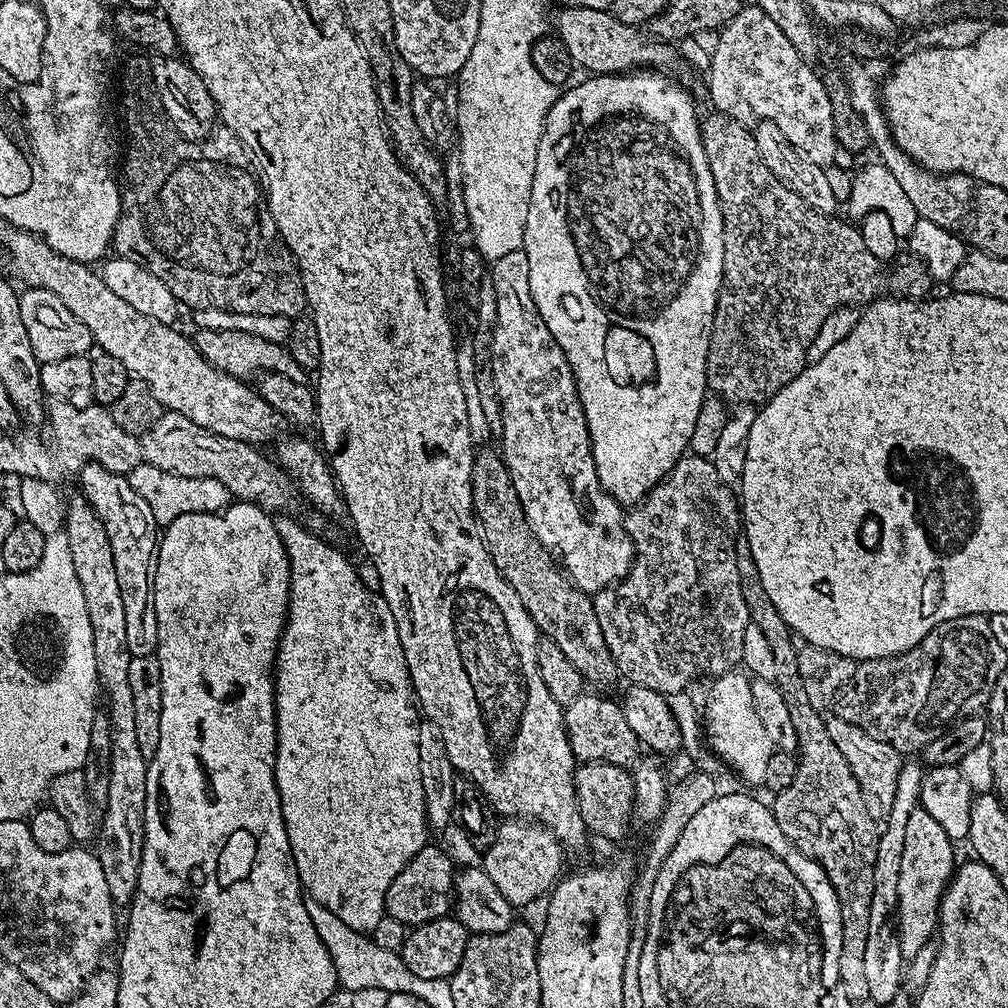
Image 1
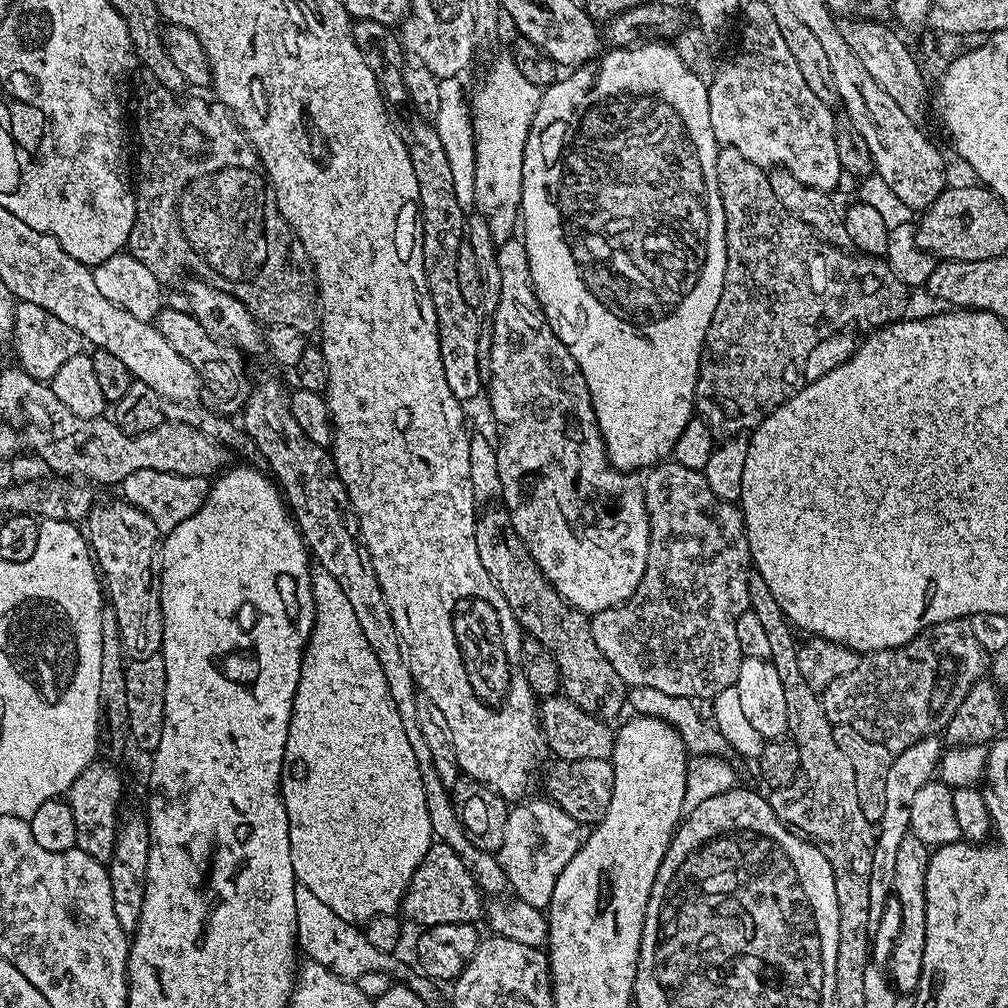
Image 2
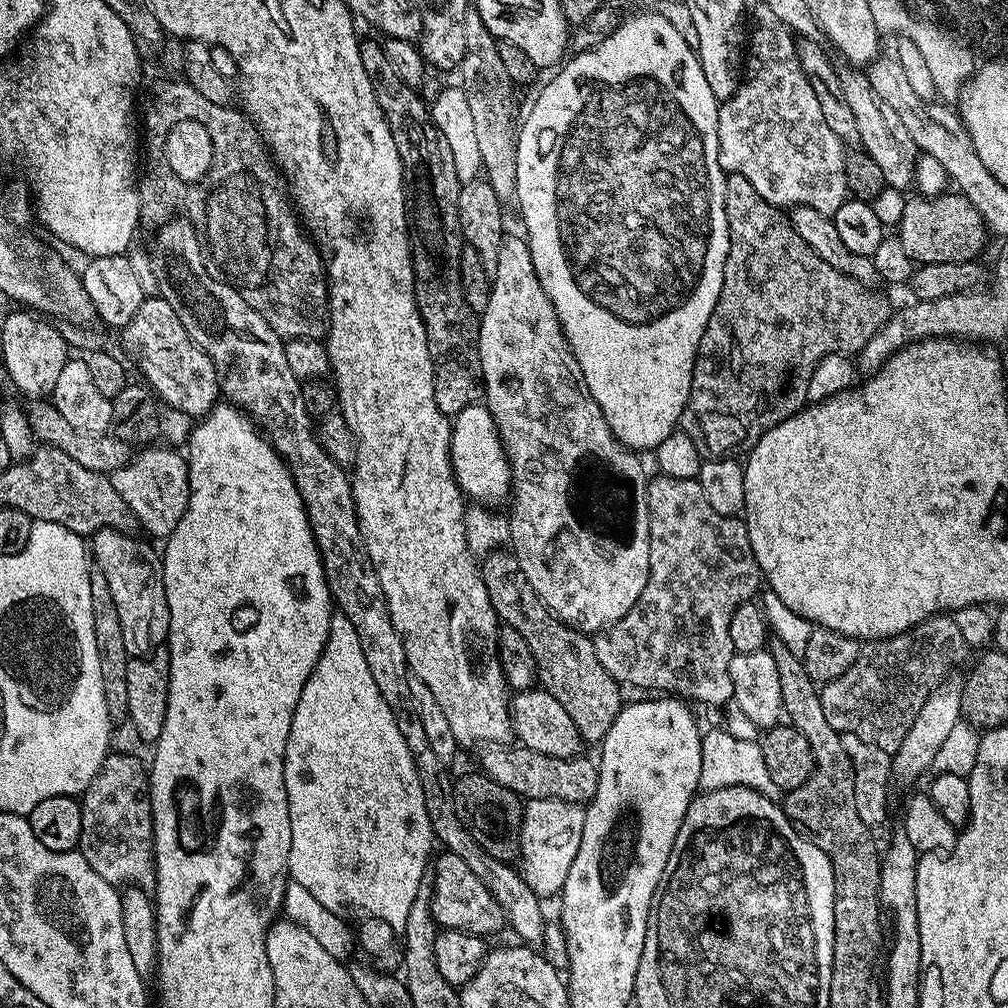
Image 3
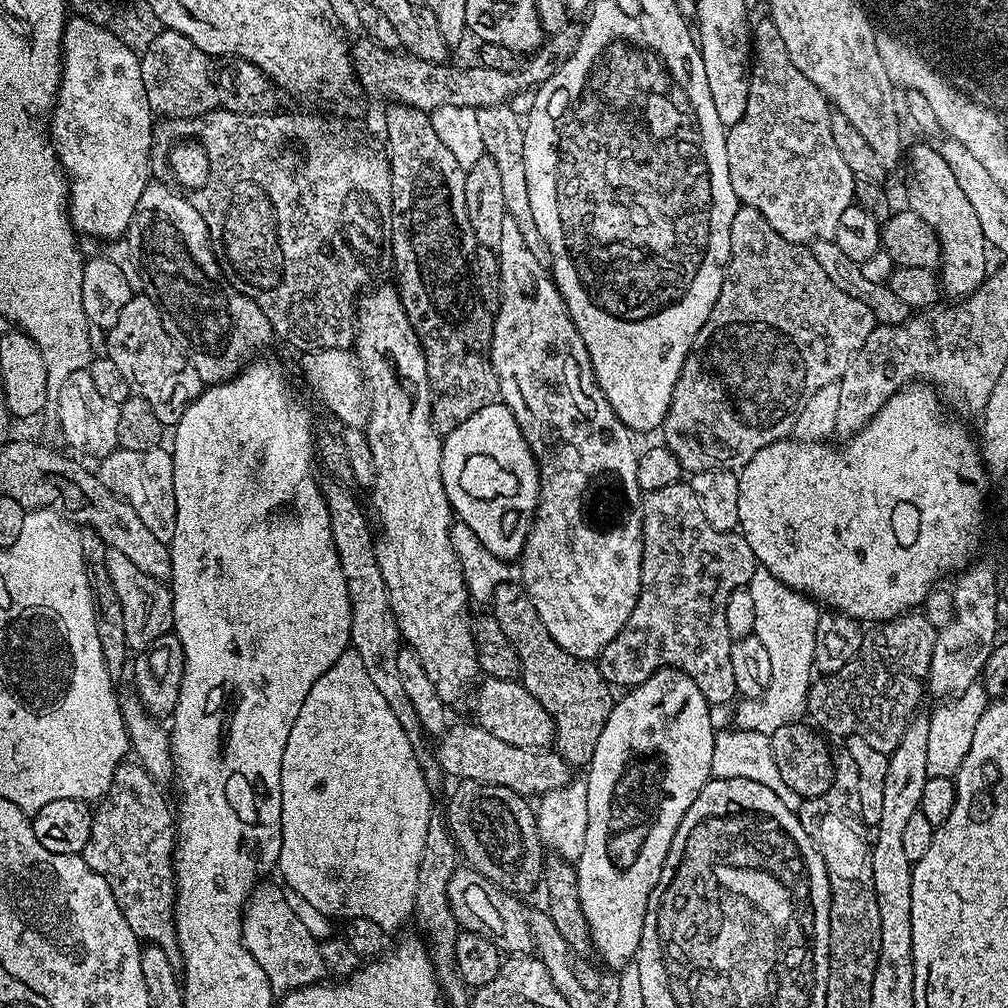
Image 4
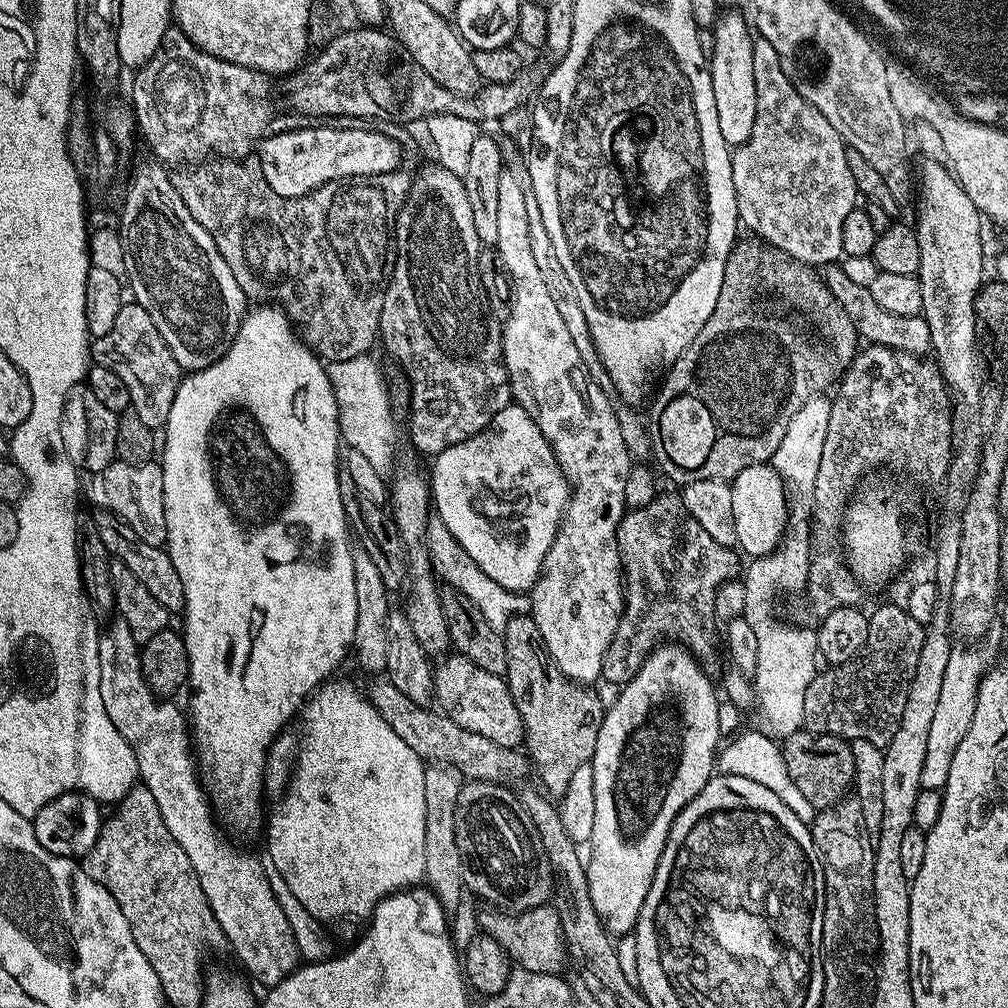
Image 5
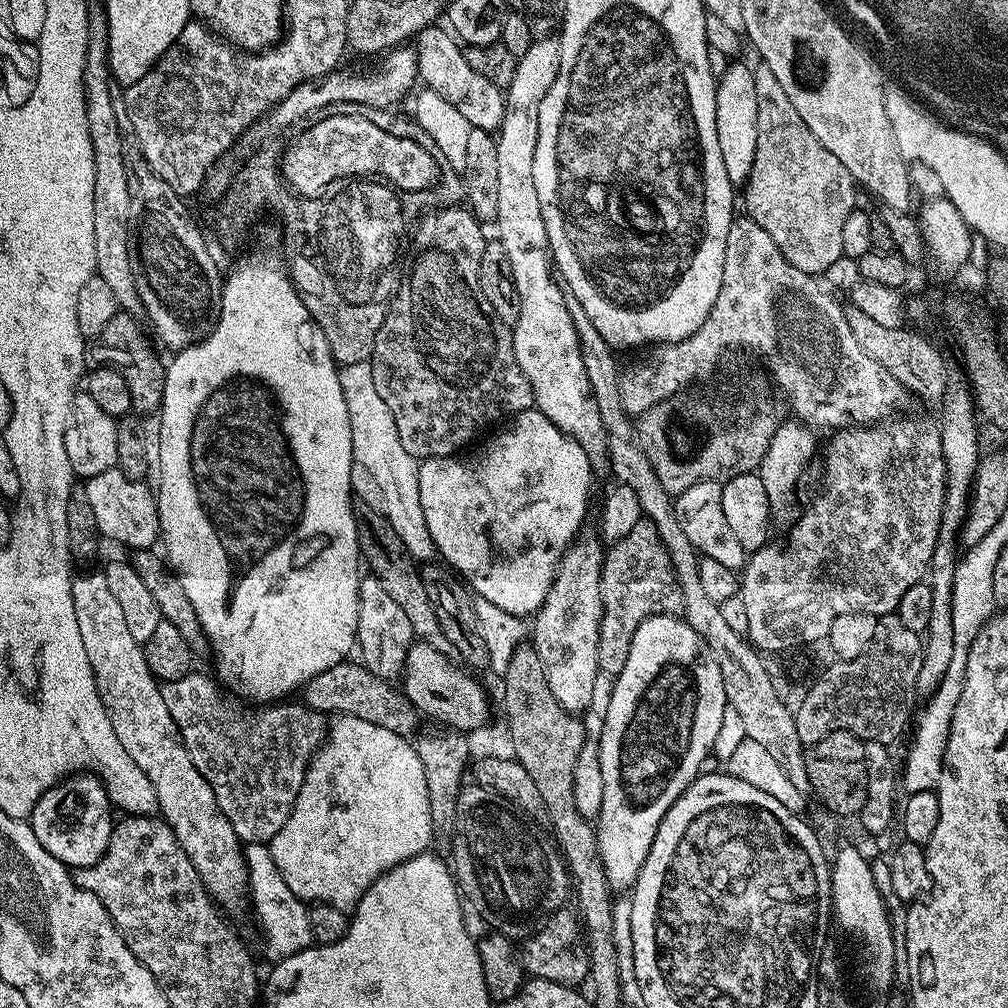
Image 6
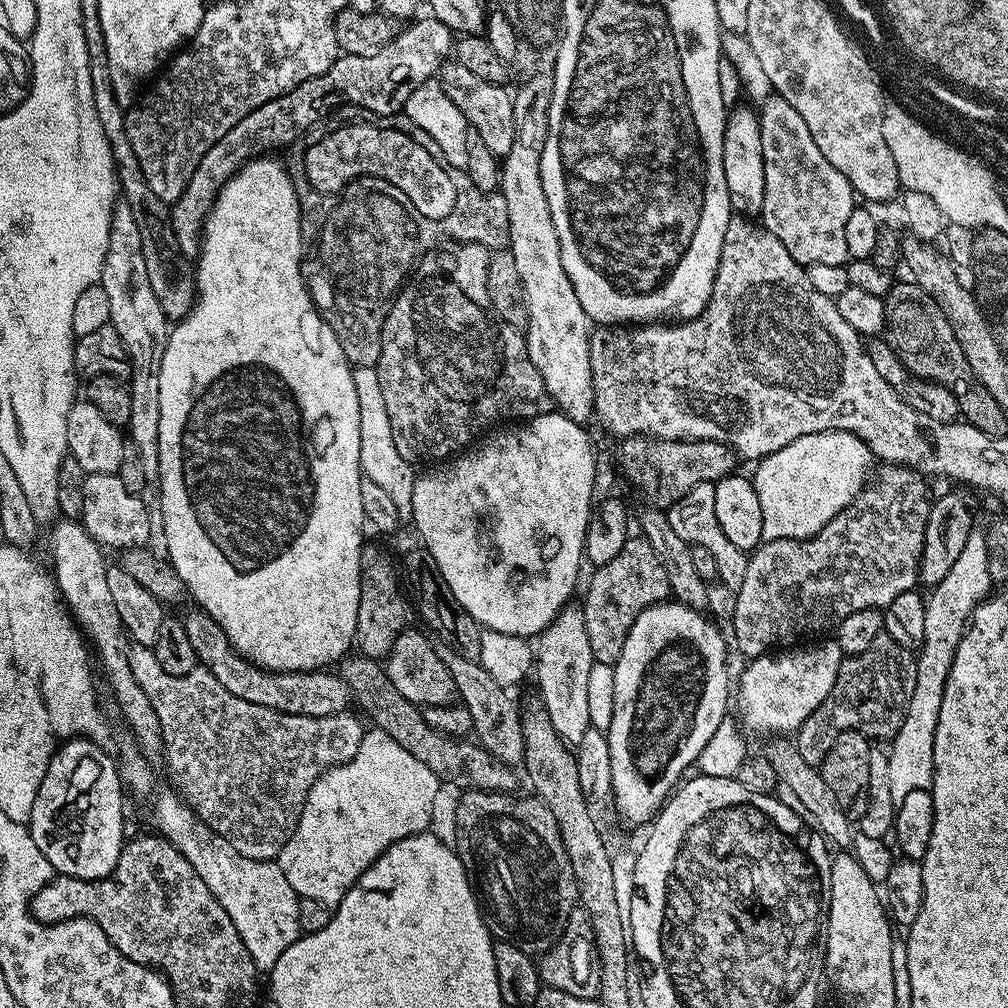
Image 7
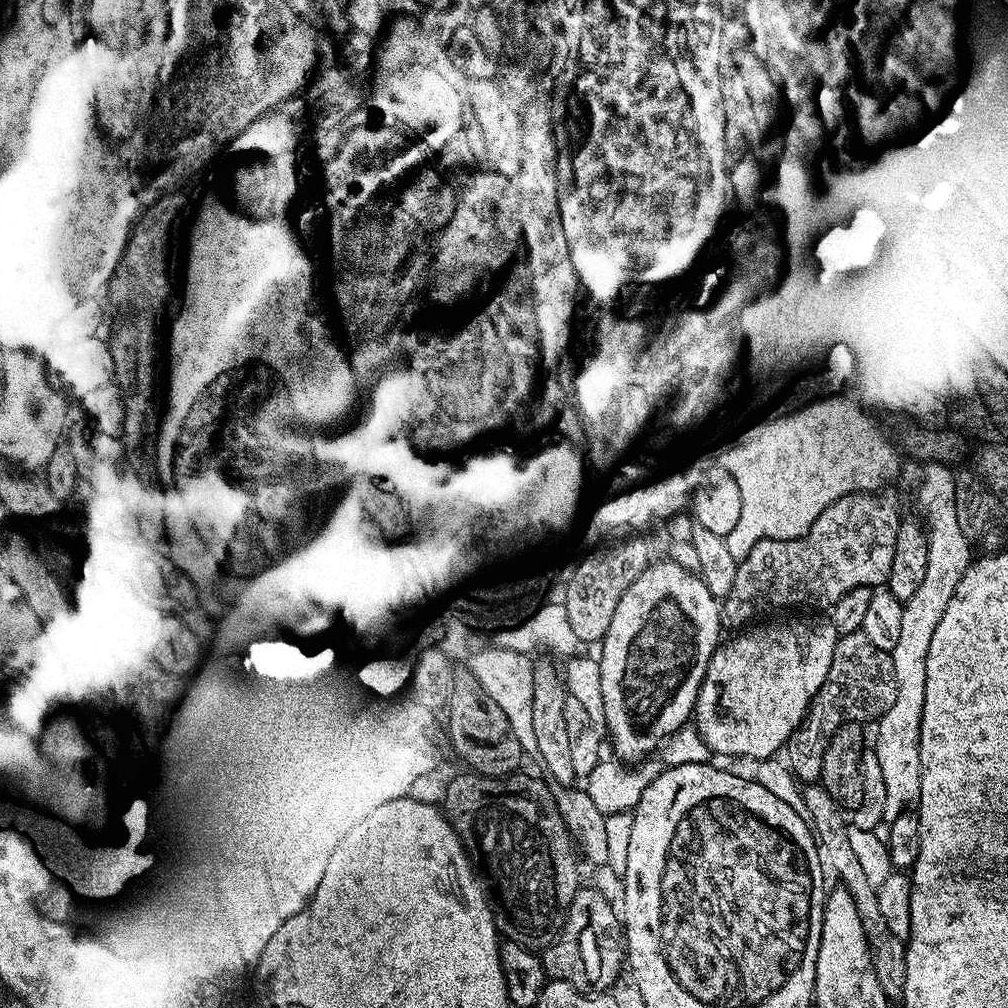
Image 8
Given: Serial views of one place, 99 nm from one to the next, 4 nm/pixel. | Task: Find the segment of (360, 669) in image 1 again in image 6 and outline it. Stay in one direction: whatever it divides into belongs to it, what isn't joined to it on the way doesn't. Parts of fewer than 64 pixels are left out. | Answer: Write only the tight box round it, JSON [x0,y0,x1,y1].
[268,714,432,910]

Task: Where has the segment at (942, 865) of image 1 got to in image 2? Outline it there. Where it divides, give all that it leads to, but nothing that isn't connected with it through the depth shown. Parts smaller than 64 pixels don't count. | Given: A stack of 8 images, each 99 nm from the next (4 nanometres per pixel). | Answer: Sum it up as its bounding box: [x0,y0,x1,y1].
[886,834,930,994]

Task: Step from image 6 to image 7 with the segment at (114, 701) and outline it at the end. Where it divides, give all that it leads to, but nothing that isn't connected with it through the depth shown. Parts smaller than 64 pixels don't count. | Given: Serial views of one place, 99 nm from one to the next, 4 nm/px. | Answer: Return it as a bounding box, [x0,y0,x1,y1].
[51,518,162,754]

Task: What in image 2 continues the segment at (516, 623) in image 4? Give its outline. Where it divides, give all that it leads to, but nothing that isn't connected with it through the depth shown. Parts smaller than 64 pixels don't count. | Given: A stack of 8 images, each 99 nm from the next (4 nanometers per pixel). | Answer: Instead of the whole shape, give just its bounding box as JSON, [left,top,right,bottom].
[476,506,629,721]

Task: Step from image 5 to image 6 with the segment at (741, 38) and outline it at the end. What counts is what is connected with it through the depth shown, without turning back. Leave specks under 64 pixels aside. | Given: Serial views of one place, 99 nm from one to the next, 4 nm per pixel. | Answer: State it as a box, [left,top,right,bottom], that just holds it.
[716,62,758,186]

